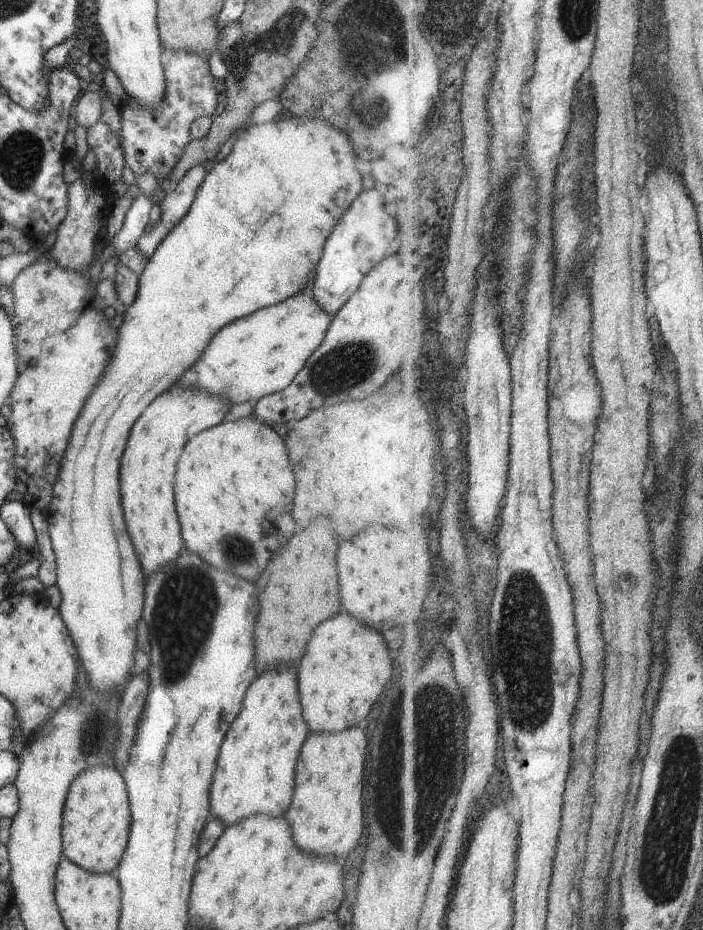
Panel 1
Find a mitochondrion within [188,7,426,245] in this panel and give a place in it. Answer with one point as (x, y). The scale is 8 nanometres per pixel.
(239, 54)

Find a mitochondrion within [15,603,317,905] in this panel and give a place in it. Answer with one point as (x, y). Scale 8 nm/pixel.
(93, 733)

